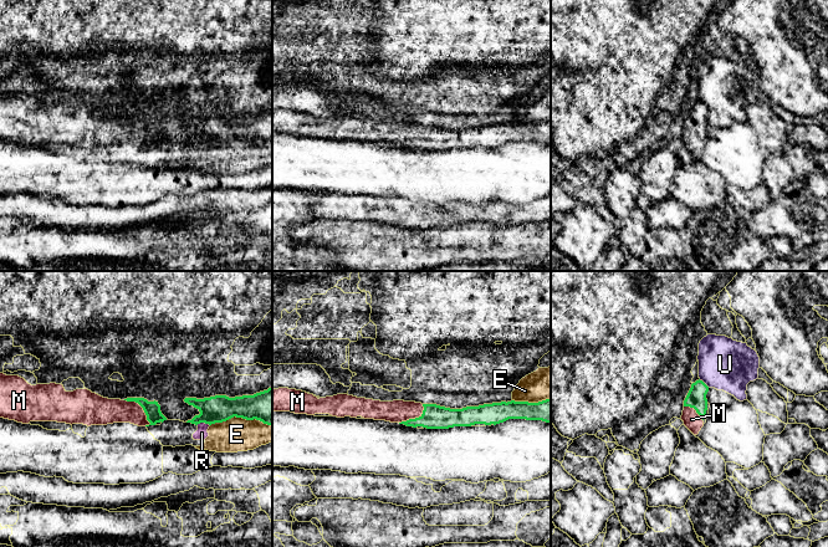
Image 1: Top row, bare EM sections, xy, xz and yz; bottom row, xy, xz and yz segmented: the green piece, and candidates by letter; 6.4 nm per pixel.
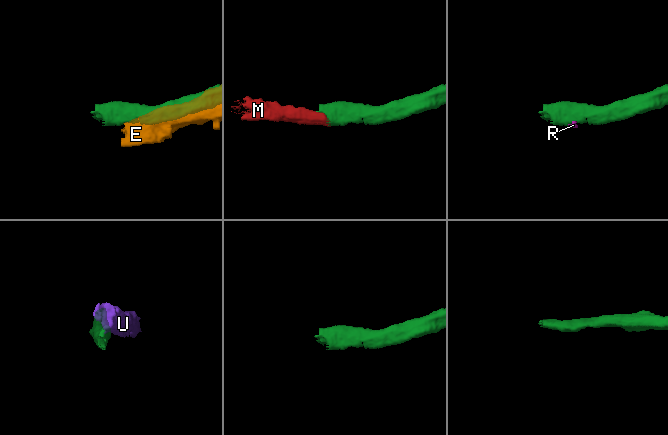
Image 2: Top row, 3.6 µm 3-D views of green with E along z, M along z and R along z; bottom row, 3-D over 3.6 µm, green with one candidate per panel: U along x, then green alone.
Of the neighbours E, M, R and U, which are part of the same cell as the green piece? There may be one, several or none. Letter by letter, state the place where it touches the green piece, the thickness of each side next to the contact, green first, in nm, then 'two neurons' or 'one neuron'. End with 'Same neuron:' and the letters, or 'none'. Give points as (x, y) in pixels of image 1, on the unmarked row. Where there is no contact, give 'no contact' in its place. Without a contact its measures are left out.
E: xy (241, 138) | 240/220 nm | two neurons
M: xy (141, 127) | 110/170 nm | one neuron
R: xy (203, 143) | 180/80 nm | two neurons
U: yz (703, 103) | 130/340 nm | two neurons
Same neuron: M

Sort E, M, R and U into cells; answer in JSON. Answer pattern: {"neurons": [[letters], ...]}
{"neurons": [["E", "R"], ["M"], ["U"]]}

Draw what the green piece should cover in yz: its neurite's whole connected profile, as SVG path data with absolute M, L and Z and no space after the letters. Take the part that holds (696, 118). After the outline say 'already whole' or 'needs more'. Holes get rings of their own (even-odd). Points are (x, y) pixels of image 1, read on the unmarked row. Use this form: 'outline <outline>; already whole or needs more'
outline M699 101L691 106L684 122L681 142L694 157L697 157L704 148L704 139L707 132L707 113L709 108Z; needs more

